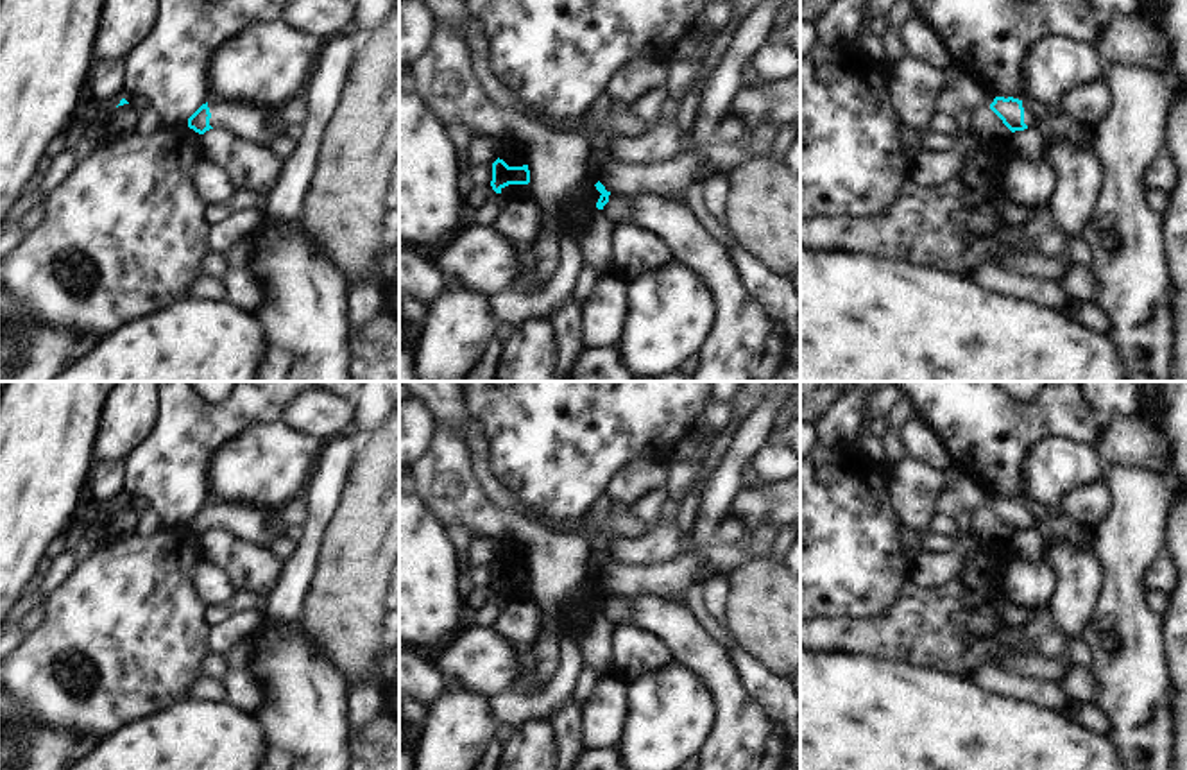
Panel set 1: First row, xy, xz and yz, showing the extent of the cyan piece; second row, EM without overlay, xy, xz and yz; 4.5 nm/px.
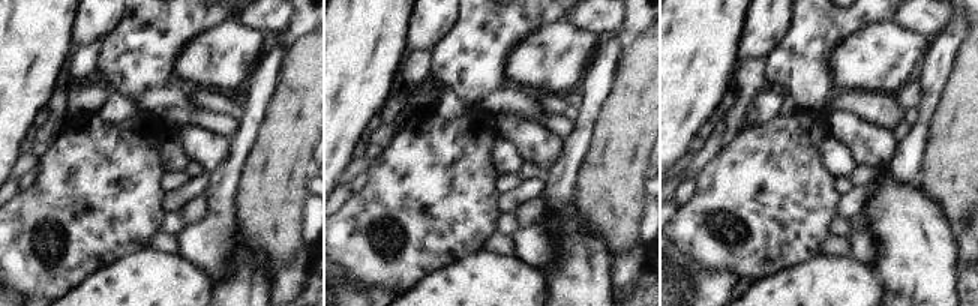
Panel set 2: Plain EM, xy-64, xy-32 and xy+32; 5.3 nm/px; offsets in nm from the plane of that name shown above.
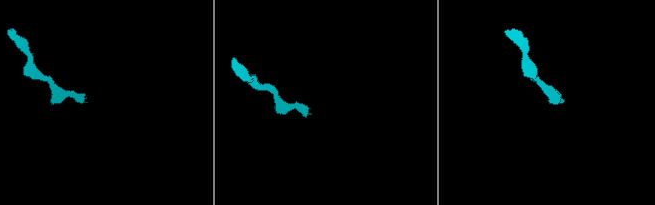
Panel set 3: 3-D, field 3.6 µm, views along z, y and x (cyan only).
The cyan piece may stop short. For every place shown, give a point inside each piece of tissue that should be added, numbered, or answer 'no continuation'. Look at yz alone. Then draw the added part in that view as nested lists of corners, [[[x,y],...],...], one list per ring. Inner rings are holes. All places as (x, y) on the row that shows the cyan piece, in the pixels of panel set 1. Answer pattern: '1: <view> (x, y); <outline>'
1: yz (1032, 115); [[[1028,100],[1022,102],[1022,107],[1024,107],[1024,124],[1028,127],[1035,127],[1042,116],[1042,111],[1037,109],[1033,104],[1029,104]]]

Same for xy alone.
1: xy (247, 122); [[[211,98],[208,107],[211,113],[209,125],[213,129],[229,131],[236,138],[243,138],[258,145],[267,147],[270,140],[283,131],[279,125],[272,125],[265,118],[267,109],[260,109],[256,106]]]

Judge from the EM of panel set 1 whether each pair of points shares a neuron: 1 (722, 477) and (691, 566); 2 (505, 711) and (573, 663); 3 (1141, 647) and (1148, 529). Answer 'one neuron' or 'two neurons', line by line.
1: one neuron
2: one neuron
3: one neuron

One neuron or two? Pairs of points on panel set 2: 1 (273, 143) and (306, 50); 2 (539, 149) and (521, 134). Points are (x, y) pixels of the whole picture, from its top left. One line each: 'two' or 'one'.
1: one
2: one

